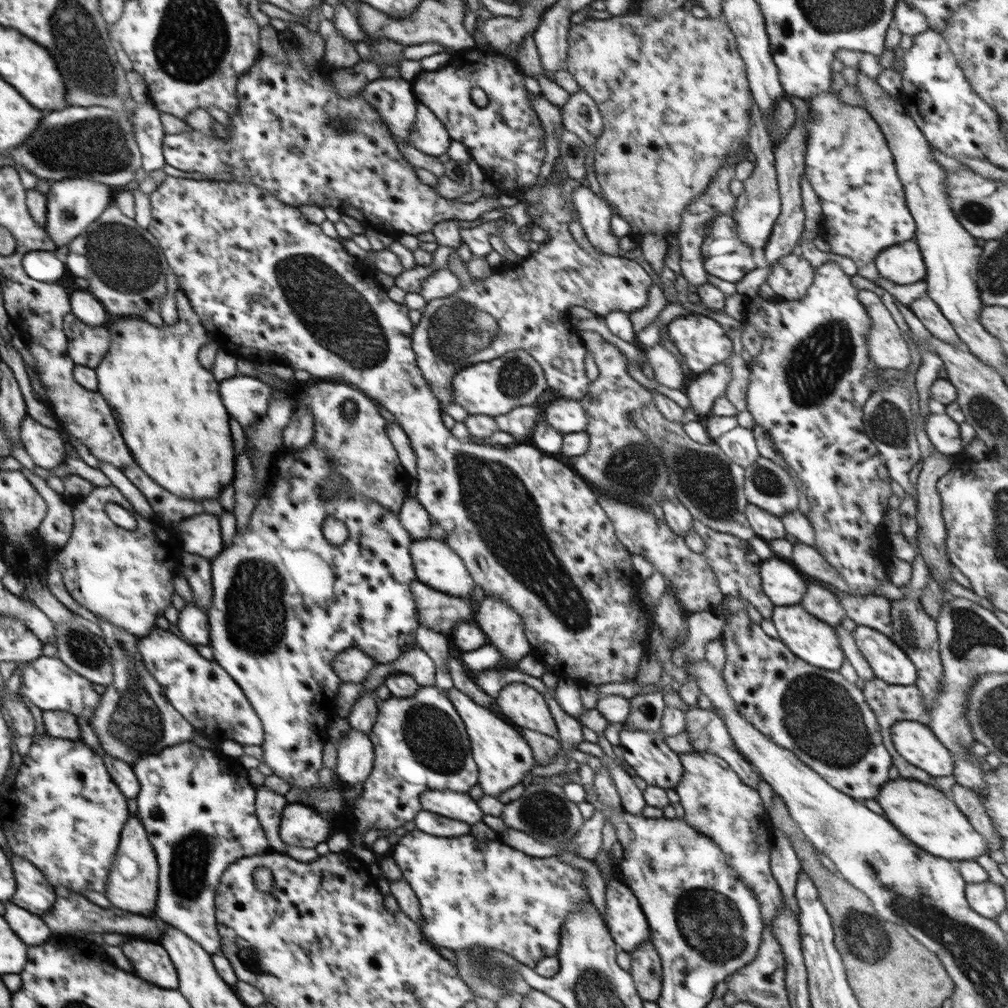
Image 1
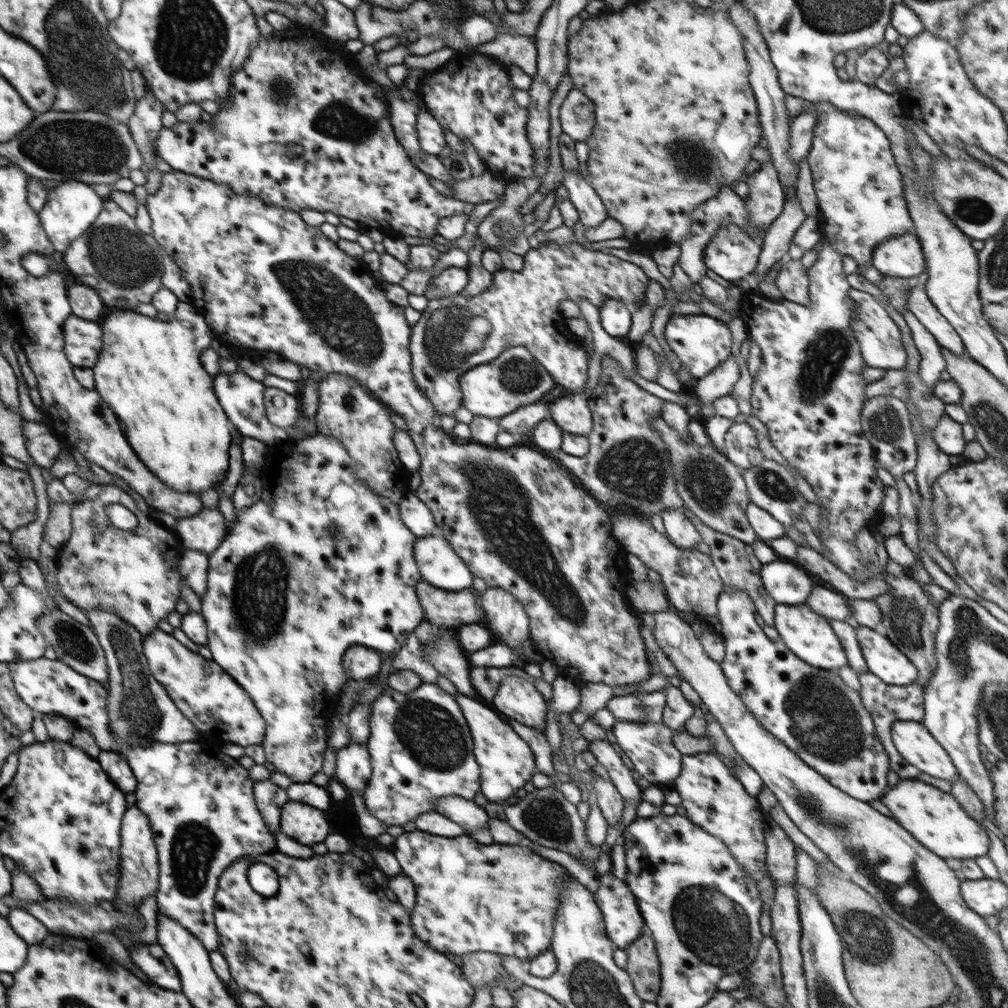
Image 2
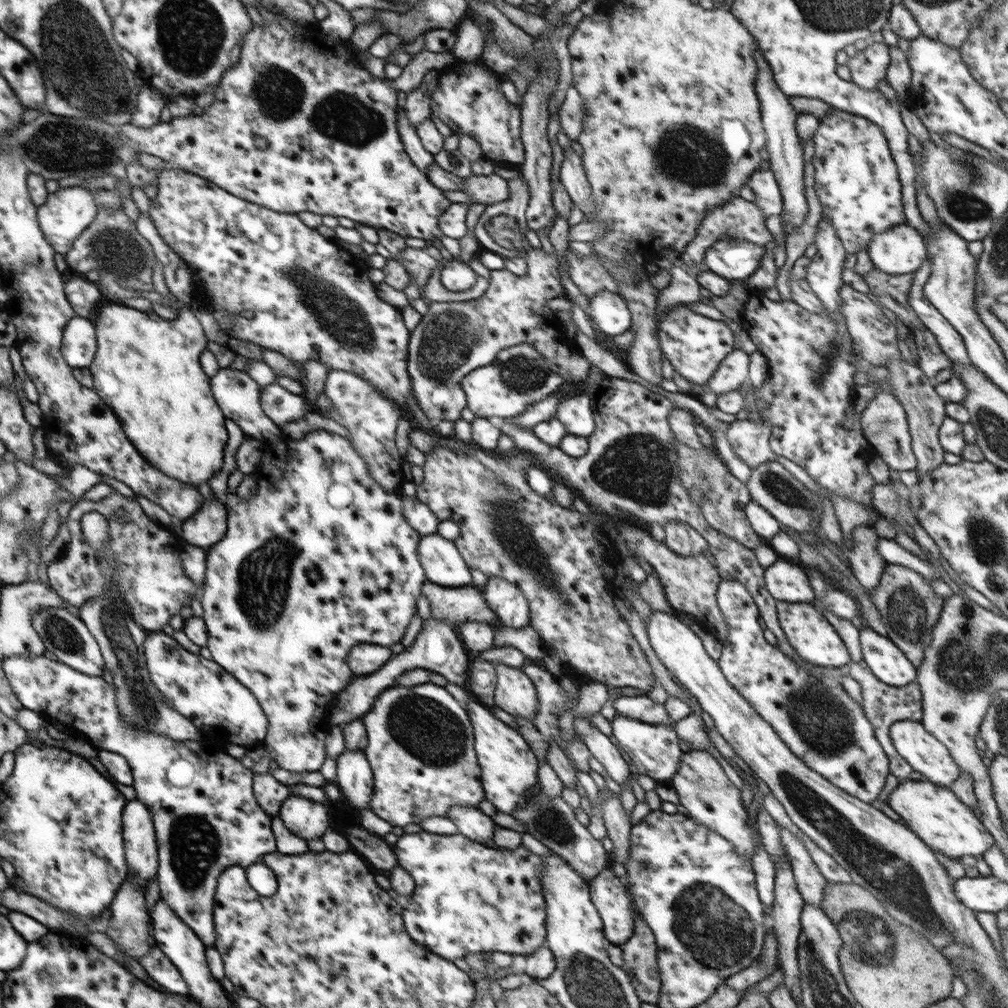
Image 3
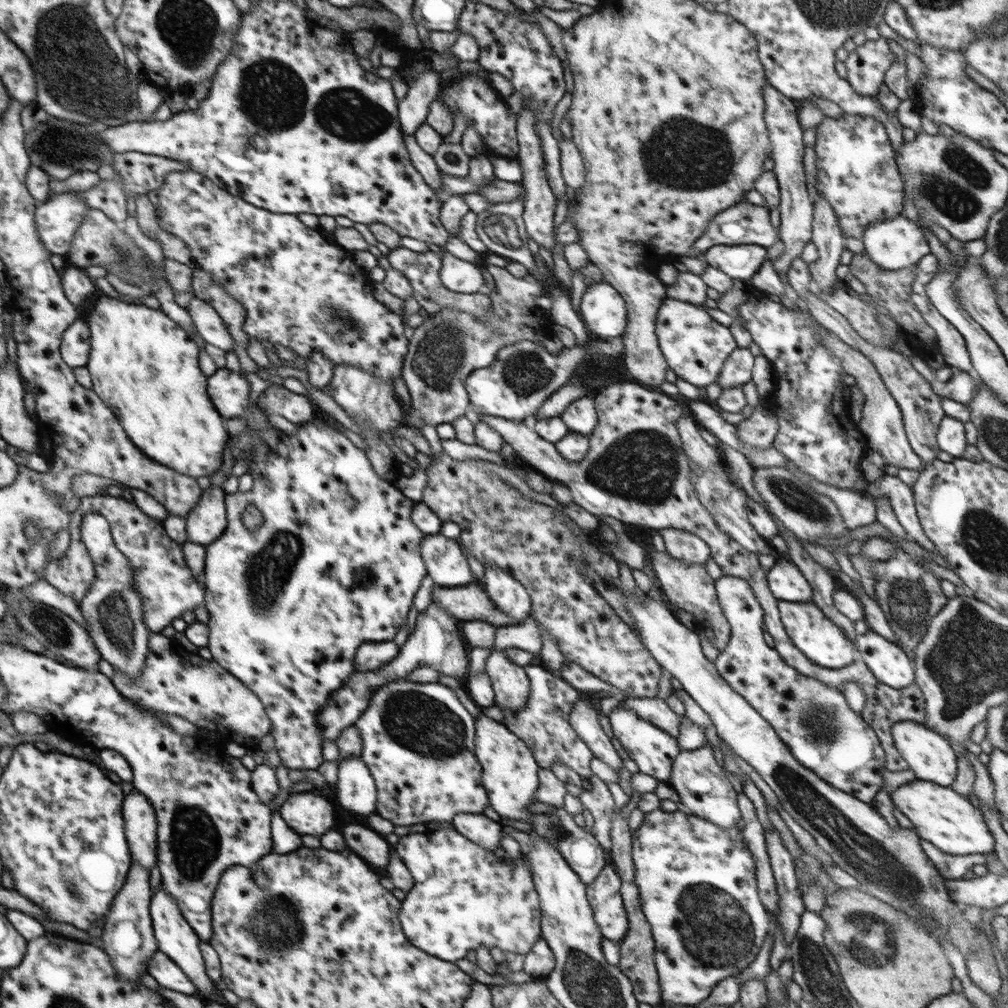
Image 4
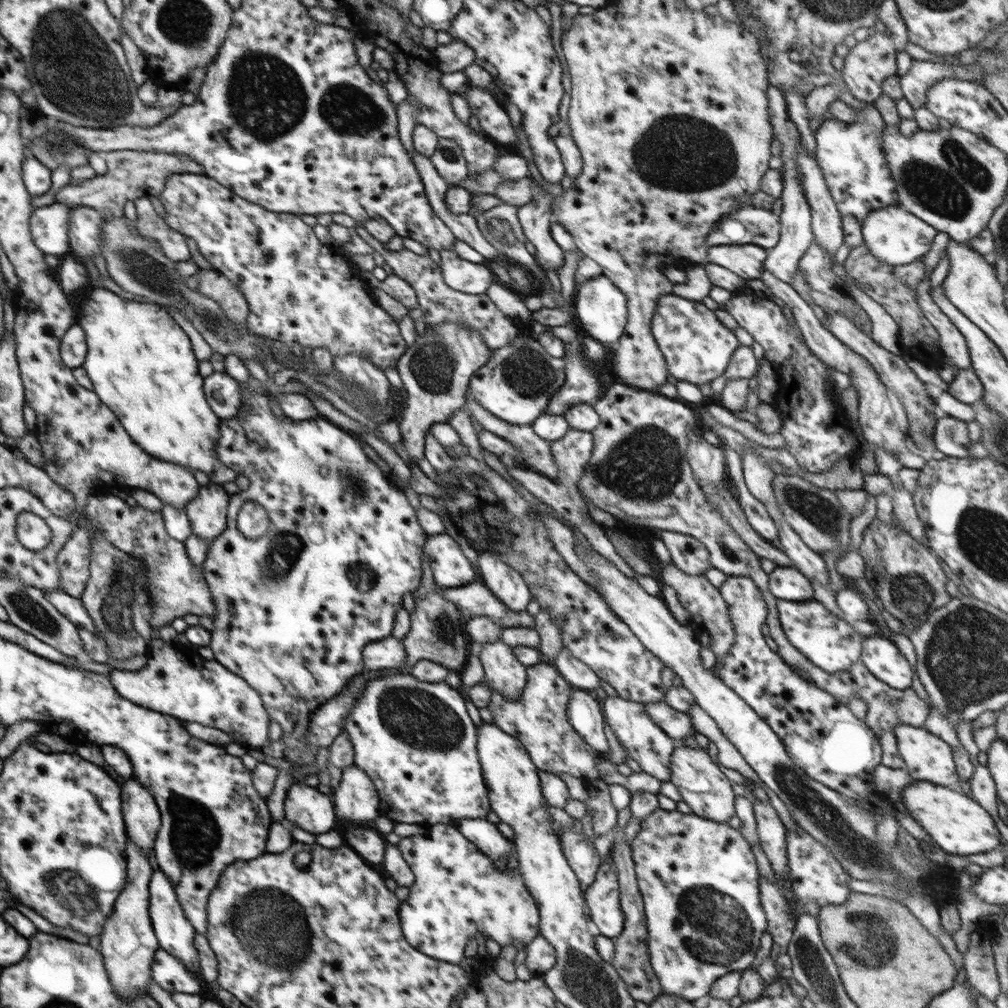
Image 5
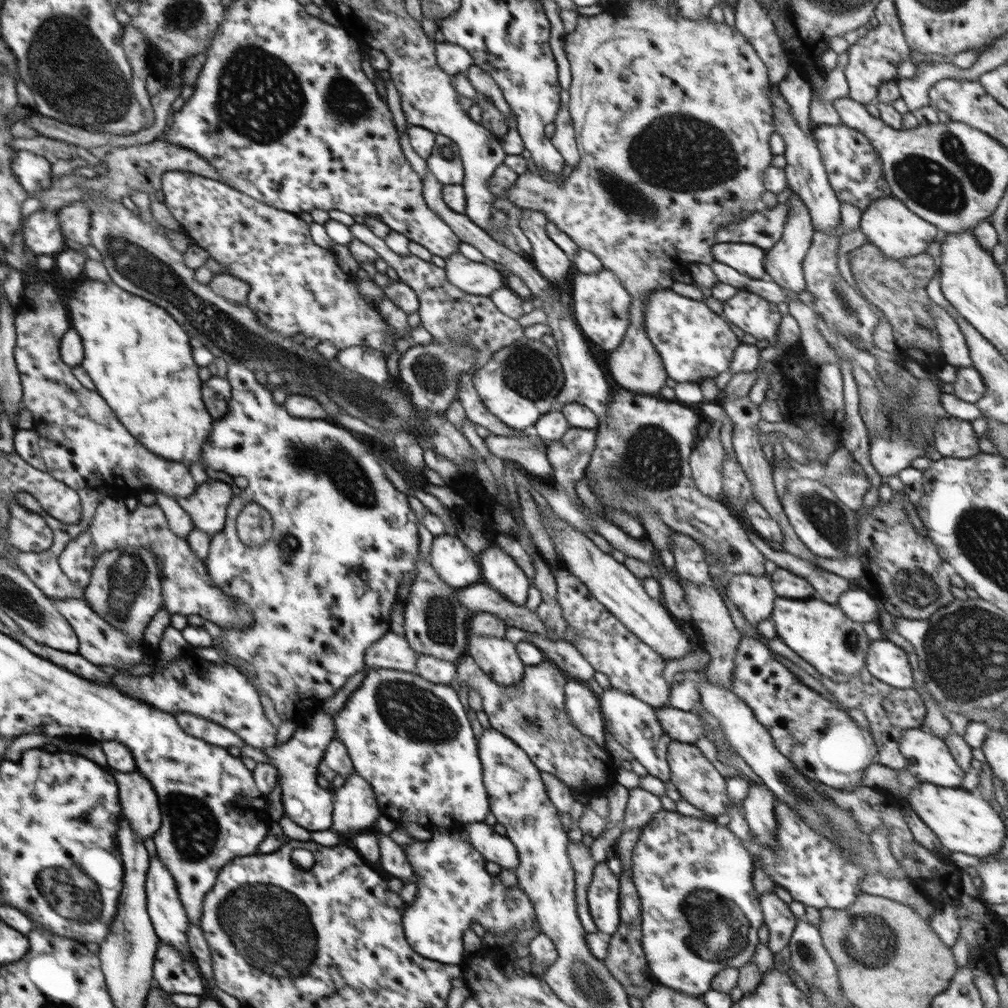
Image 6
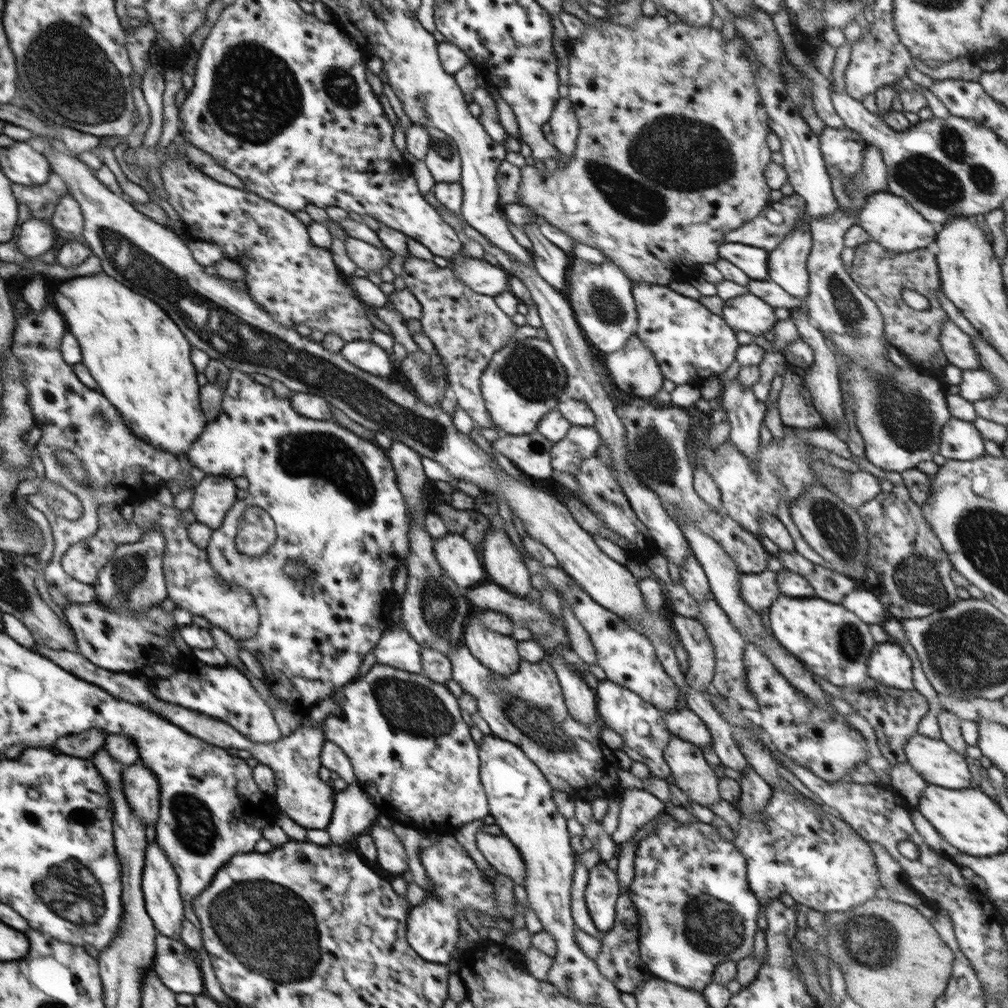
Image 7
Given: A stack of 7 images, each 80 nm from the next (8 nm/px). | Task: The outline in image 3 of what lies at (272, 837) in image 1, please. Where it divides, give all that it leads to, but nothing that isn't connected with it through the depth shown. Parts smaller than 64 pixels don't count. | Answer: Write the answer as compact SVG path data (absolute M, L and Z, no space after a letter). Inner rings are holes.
M254 772L253 795L260 808L274 819L279 817L282 802L291 796L290 786L281 784L272 773Z

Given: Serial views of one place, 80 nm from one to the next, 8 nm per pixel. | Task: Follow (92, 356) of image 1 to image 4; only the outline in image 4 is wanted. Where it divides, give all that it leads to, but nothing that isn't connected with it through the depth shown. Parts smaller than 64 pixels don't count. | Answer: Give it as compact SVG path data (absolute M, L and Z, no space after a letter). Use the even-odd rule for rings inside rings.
M81 316L68 326L62 336L61 357L70 368L85 367L90 349L90 330Z

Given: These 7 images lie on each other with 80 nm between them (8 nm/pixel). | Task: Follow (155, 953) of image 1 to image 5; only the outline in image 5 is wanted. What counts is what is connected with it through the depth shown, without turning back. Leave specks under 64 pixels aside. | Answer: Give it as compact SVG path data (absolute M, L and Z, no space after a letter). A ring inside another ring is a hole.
M159 949L151 964L151 978L168 992L200 994L205 983L188 970L176 957Z

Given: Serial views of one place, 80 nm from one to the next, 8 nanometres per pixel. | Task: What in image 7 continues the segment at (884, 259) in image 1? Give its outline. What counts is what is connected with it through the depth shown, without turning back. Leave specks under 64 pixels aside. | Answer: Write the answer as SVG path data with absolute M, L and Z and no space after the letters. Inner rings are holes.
M887 190L868 196L858 215L857 226L866 230L872 241L892 253L914 253L915 250L926 249L935 242L938 232L935 224L926 221L908 202Z

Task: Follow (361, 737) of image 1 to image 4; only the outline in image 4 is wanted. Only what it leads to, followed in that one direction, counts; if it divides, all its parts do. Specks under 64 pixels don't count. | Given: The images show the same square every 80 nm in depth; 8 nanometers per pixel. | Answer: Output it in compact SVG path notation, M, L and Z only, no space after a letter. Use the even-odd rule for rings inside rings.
M360 757L340 759L337 782L332 800L338 800L346 810L367 818L376 814L377 786Z

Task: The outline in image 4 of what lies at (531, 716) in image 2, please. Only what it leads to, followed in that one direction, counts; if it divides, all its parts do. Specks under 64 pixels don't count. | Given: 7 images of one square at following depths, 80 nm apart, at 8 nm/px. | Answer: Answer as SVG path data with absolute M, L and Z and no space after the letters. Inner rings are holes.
M494 649L486 659L485 668L495 693L495 705L512 711L524 709L528 703L528 695L530 695L530 682L525 667L514 664L506 656L505 650Z

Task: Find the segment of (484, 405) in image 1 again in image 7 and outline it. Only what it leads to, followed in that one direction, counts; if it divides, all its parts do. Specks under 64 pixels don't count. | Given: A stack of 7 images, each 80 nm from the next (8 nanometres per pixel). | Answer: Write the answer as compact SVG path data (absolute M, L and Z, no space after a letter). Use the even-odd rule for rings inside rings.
M519 337L493 354L482 373L480 388L496 430L501 435L518 436L536 432L541 418L557 410L566 383L566 371L550 342Z

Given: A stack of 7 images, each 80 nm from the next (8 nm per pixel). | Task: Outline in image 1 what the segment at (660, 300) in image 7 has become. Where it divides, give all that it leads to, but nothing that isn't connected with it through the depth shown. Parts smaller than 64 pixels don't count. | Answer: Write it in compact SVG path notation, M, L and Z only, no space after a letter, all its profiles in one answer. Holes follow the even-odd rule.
M686 314L673 319L667 327L673 346L686 358L685 366L696 374L706 372L715 364L724 363L733 354L733 343L726 336L723 324L719 324L710 317Z

